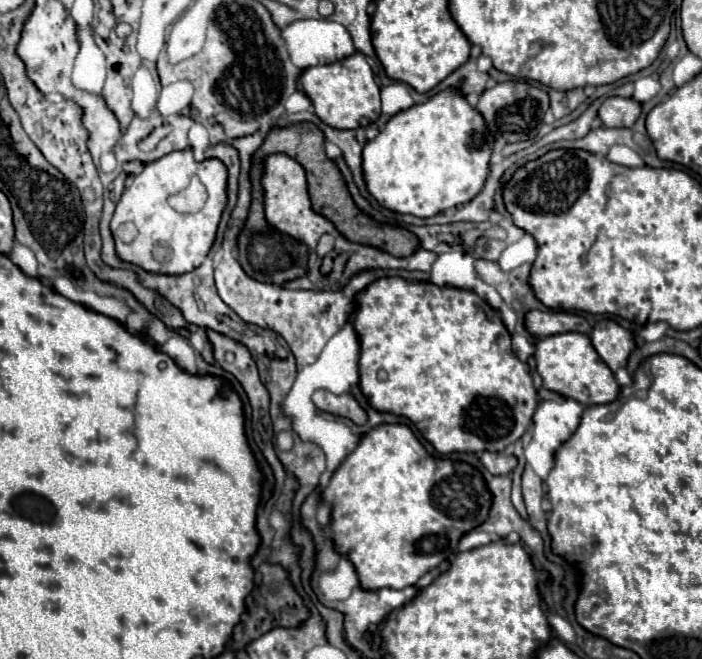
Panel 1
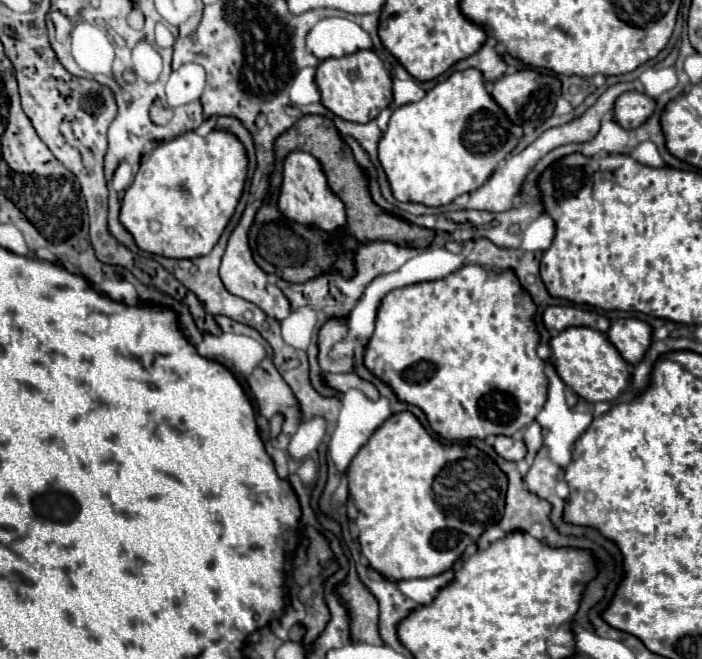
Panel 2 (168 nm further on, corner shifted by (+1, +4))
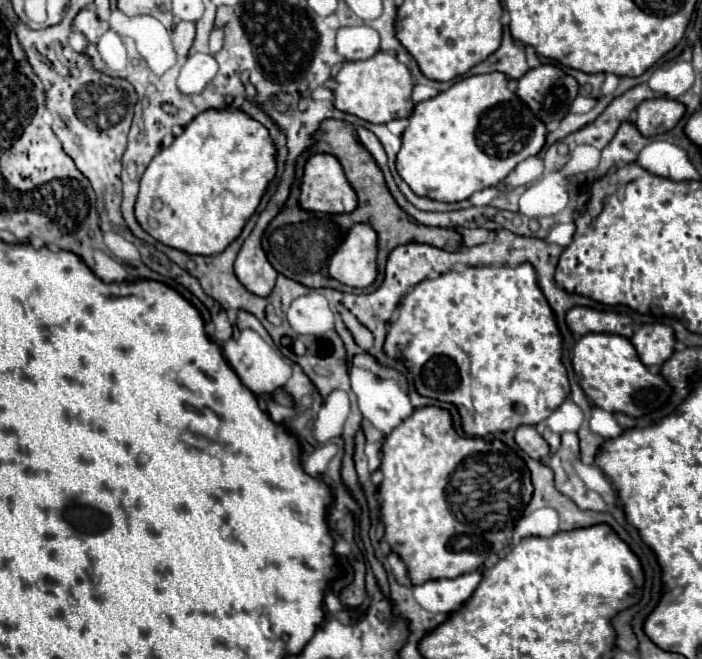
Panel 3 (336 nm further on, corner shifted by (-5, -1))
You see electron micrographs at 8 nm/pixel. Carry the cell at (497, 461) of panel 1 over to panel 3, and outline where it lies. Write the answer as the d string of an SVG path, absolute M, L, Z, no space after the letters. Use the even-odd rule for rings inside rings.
M518 428L514 434L514 440L522 452L526 452L532 460L542 460L542 446L544 446L544 458L548 456L548 444L542 440L542 436L536 432L536 428Z

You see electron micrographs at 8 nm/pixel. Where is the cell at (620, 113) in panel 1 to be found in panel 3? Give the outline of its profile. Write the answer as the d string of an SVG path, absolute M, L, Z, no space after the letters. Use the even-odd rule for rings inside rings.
M668 98L644 100L636 108L636 128L642 136L660 136L682 118L684 104Z

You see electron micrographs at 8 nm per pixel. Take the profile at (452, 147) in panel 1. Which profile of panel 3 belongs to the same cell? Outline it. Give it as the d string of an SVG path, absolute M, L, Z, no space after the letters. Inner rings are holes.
M502 72L476 74L458 80L446 92L418 102L408 126L402 132L402 146L396 154L396 170L400 178L410 186L416 196L424 196L438 202L460 202L474 192L496 186L502 182L518 162L536 156L544 146L546 126L528 112L528 106L508 90L508 80Z

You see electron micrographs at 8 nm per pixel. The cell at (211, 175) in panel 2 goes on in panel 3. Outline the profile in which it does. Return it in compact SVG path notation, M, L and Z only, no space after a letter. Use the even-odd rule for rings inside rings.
M206 110L174 138L172 146L160 150L148 164L140 180L134 214L144 232L170 248L194 256L220 254L234 238L238 238L246 220L254 214L274 172L274 146L262 124L246 116L242 110Z

